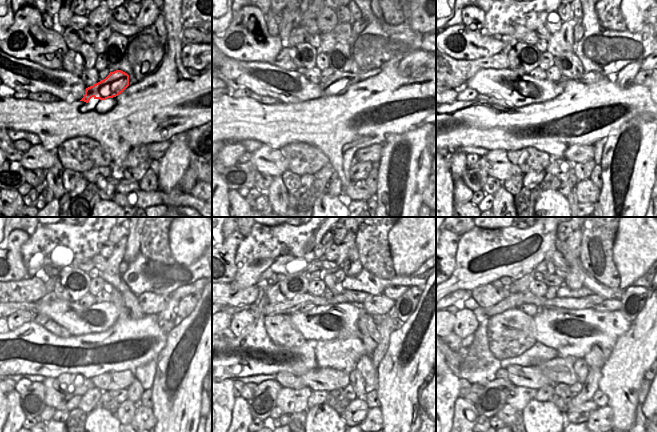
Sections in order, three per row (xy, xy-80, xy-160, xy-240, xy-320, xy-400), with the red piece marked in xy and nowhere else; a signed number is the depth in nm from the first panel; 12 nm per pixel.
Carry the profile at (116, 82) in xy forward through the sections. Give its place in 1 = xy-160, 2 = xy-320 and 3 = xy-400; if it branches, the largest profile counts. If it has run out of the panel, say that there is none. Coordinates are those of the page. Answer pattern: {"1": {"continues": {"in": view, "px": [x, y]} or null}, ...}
{"1": {"continues": {"in": "xy-160", "px": [588, 78]}}, "2": {"continues": {"in": "xy-320", "px": [377, 306]}}, "3": {"continues": {"in": "xy-400", "px": [606, 305]}}}

